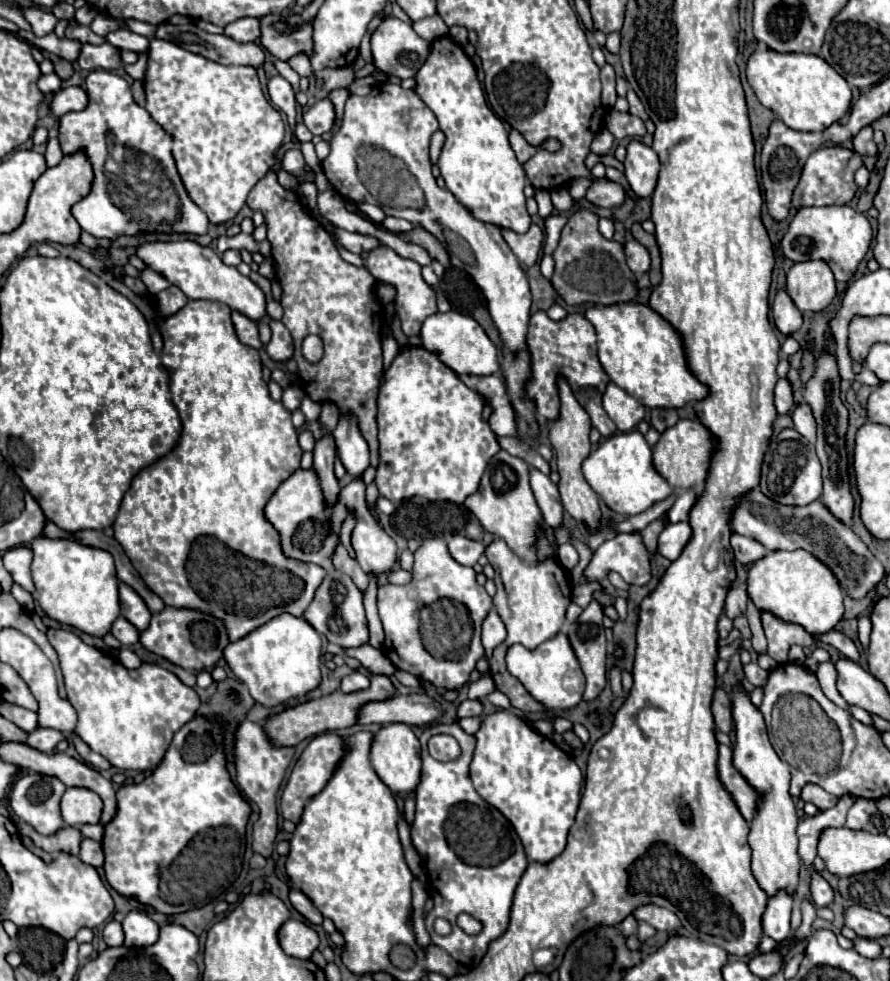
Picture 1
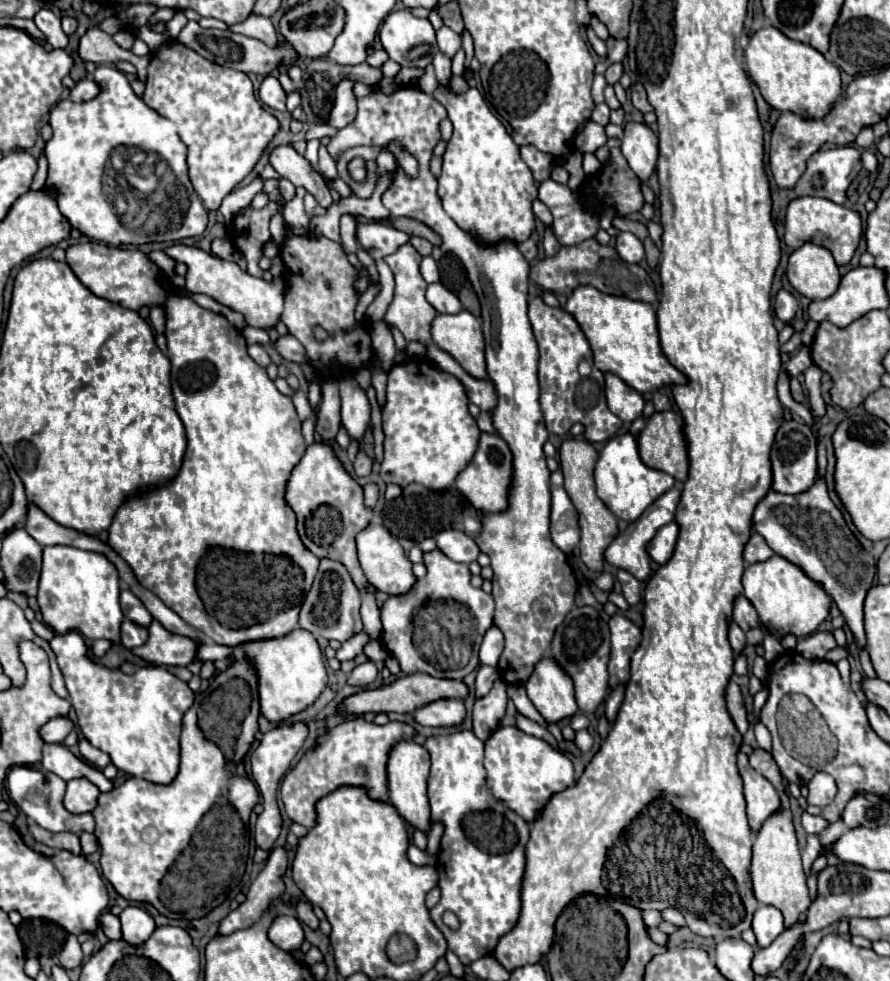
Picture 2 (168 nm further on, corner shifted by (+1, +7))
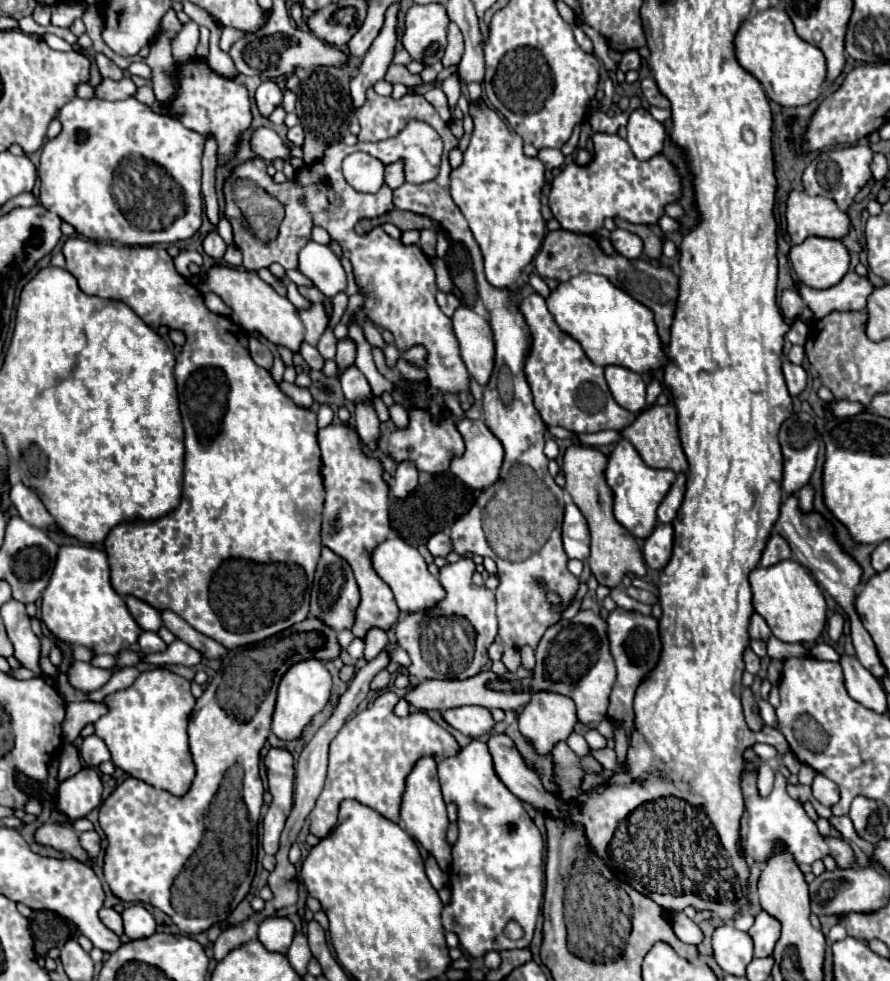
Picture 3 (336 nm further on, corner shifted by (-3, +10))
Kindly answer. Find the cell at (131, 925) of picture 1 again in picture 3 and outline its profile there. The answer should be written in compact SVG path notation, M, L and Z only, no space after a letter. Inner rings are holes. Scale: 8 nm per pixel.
M134 904L134 906L126 908L122 912L122 920L124 920L124 934L130 940L148 938L150 934L156 932L156 922L142 904Z

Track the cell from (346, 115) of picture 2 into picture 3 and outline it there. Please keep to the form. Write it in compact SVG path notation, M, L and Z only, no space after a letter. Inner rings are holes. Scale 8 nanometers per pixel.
M400 4L388 6L382 30L376 36L376 40L372 42L370 50L364 54L358 76L352 78L352 82L350 82L350 94L352 94L356 108L360 108L364 104L366 90L374 82L378 82L386 76L386 70L394 60L396 42L398 42L398 12L400 12Z

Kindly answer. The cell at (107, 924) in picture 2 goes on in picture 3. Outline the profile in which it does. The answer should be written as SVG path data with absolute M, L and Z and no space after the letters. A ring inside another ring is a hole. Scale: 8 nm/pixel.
M102 908L102 910L98 912L98 916L100 916L100 920L102 920L102 924L104 924L106 928L110 928L112 932L116 932L118 936L124 934L122 918L120 918L120 914L118 914L116 910L112 910L112 908Z

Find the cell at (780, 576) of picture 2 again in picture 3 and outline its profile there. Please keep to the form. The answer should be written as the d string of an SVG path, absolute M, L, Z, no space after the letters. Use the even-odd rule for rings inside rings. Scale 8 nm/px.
M784 560L770 568L750 572L752 606L766 620L772 634L782 642L816 642L826 626L826 600L816 580L796 560Z

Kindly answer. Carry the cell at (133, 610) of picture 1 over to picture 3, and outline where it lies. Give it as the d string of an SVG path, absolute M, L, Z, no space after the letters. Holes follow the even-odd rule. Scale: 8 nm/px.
M126 596L124 598L132 618L138 622L138 626L146 632L158 632L160 626L162 626L162 618L160 618L160 612L156 608L152 608L150 604L134 598L134 596Z

